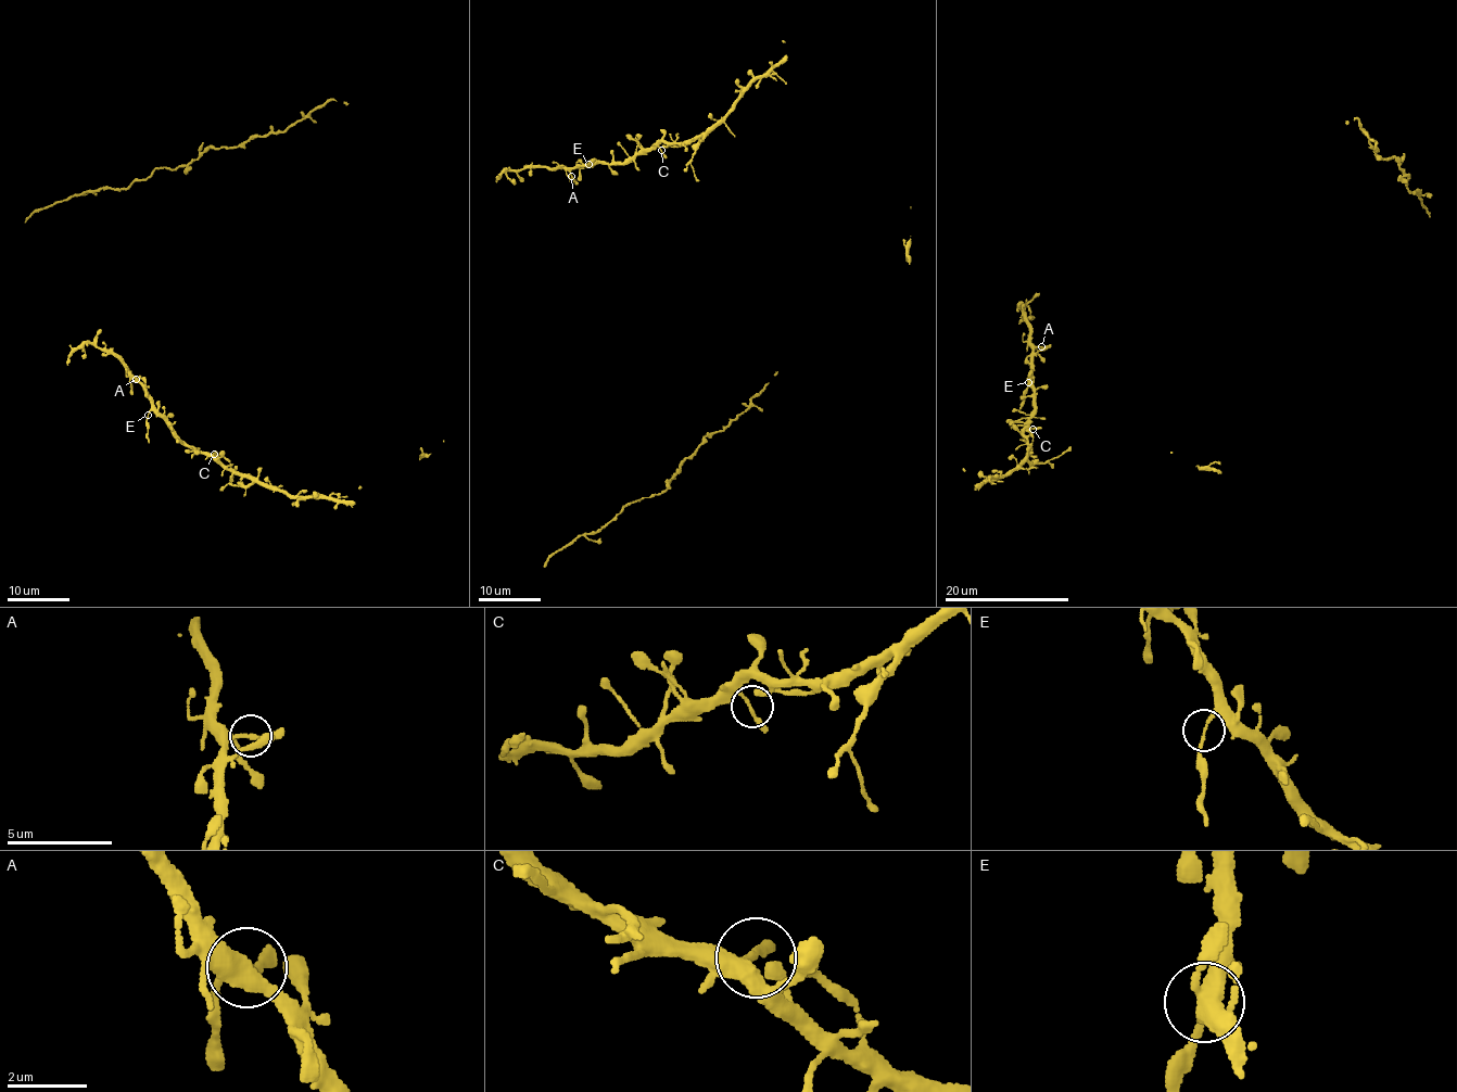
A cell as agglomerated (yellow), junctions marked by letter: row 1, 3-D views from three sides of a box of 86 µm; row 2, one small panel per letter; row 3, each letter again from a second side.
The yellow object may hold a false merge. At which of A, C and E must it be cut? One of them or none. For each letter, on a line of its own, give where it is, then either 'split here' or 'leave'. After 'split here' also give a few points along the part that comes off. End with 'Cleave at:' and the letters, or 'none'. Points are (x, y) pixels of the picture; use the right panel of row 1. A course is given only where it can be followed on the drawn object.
A: place (1041, 346); leave
C: place (1033, 429); leave
E: place (1028, 382); split here; course (1028, 382), (1021, 409)
Cleave at: E

